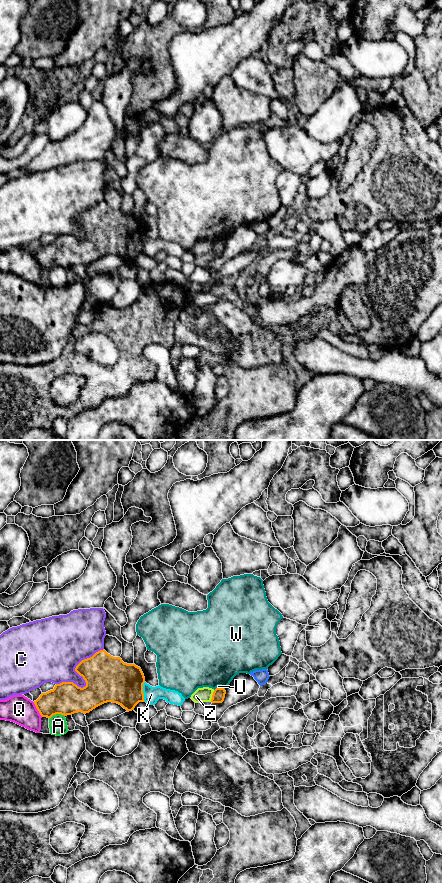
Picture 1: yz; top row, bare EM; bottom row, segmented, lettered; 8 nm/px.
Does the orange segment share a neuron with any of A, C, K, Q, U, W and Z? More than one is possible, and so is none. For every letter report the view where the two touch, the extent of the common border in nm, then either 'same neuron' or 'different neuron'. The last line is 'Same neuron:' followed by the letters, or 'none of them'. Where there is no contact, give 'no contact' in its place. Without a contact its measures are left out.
A: contact in yz; length 130 nm; different neuron
C: contact in yz; length 480 nm; different neuron
K: contact in yz; length 160 nm; different neuron
Q: contact in yz; length 140 nm; different neuron
U: contact in yz; length 40 nm; different neuron
W: contact in yz; length 40 nm; different neuron
Z: contact in yz; length 100 nm; different neuron
Same neuron: none of them

